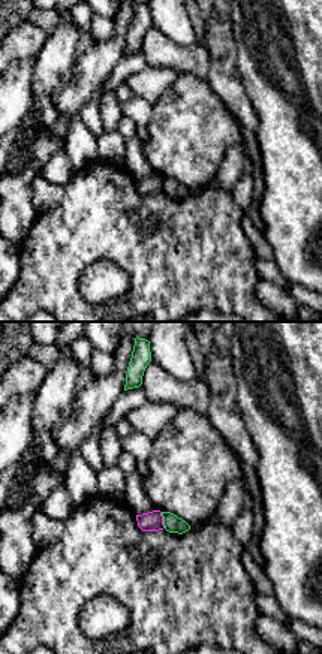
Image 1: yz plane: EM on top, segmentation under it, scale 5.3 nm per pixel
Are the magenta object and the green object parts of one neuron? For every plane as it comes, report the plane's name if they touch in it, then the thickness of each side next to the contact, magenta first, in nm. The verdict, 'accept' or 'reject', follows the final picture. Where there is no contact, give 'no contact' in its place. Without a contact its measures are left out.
meets magenta in yz; 110 nm thick on the magenta side, 90 nm on the other

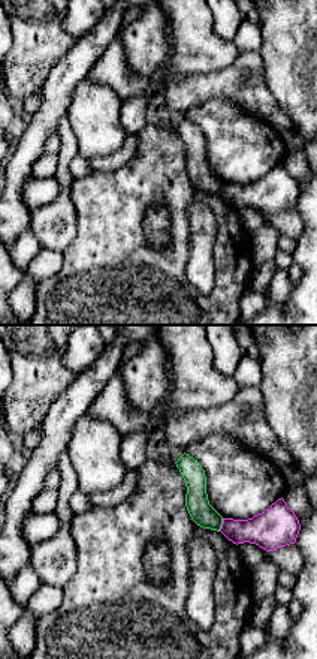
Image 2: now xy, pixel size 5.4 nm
meets magenta in xy; 190 nm thick on the magenta side, 130 nm on the other

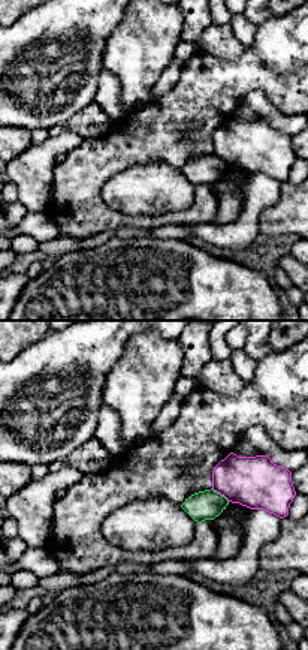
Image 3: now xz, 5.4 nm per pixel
meets magenta in xz; 280 nm thick on the magenta side, 160 nm on the other

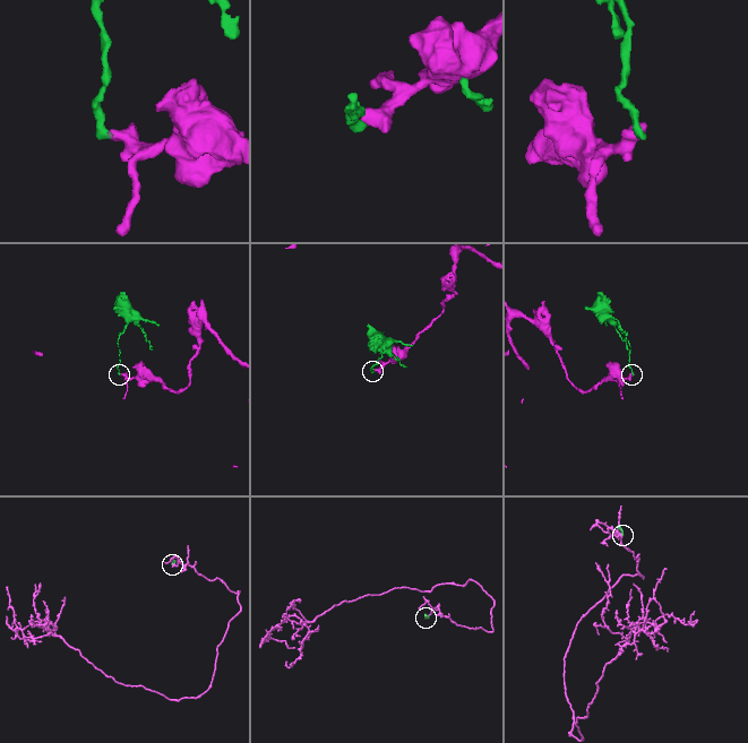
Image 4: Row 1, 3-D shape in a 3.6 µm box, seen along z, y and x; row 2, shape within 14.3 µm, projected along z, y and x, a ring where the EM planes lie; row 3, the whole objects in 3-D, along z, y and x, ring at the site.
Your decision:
reject

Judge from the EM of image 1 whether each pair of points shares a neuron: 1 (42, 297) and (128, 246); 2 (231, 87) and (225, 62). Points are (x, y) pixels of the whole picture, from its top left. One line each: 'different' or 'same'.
1: same
2: same

